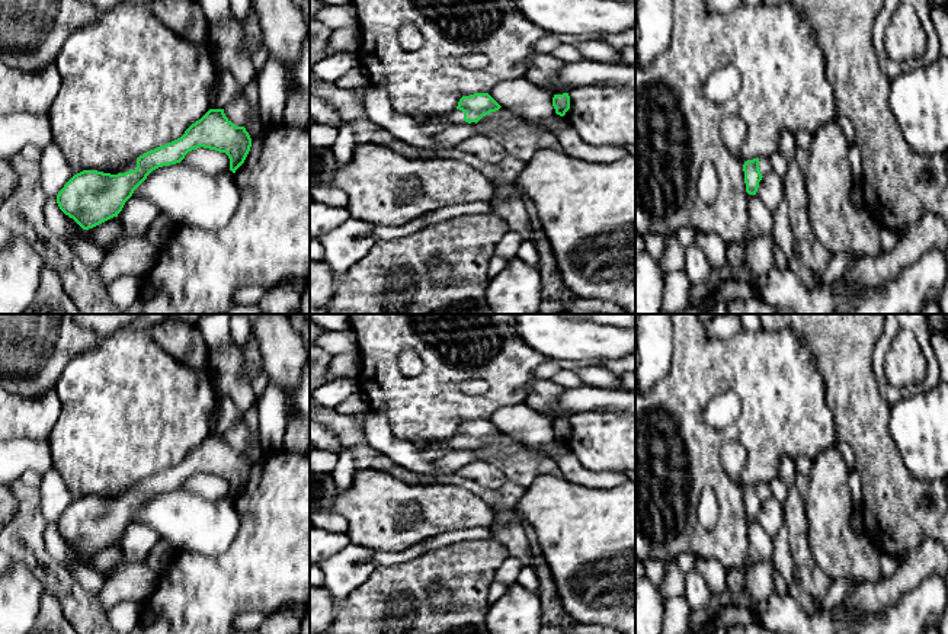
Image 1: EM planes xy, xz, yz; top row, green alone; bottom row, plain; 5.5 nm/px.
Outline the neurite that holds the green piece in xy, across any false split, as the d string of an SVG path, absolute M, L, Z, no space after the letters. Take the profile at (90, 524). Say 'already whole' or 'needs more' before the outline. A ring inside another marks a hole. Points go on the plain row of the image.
needs more | M209 435L180 464L144 478L118 500L97 496L74 500L58 518L57 529L83 555L93 554L118 542L153 496L180 489L189 477L199 473L225 478L230 496L236 499L250 477L252 464L244 452L236 452L225 442L224 435Z

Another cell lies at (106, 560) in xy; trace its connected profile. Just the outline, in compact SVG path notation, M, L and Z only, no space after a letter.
M113 542L93 554L89 554L87 558L89 558L89 567L105 573L108 577L124 561L124 555L118 542Z

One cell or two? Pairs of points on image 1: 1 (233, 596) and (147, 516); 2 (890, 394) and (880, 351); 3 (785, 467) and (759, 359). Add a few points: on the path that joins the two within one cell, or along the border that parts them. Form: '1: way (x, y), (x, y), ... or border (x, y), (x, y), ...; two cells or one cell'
1: border (178, 548), (217, 556); two cells
2: way (883, 384), (880, 361); one cell
3: border (794, 458), (785, 457), (781, 461), (778, 474); two cells

